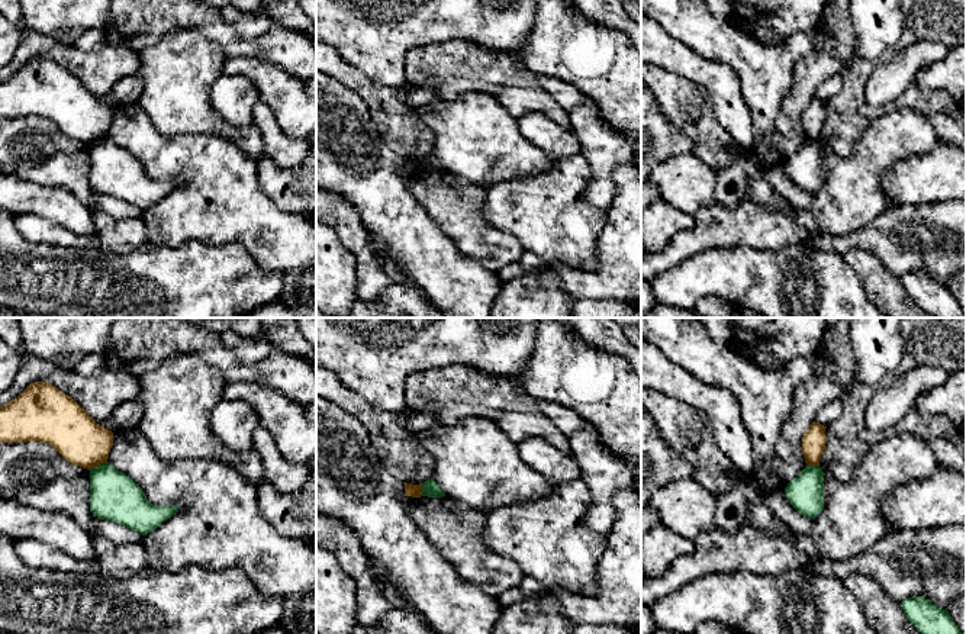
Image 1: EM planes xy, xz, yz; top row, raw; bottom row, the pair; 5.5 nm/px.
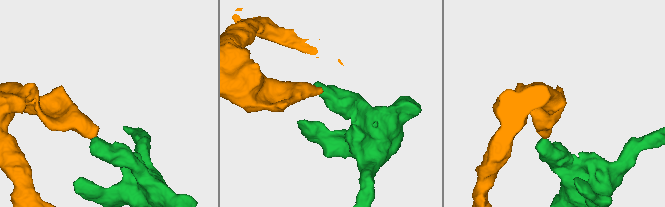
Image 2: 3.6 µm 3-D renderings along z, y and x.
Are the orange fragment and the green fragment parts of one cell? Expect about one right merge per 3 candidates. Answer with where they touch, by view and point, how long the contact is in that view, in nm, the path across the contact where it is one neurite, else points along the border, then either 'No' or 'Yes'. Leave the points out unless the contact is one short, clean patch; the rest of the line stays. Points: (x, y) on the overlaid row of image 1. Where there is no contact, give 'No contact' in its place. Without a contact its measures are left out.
Touches orange at xy (97, 464). Shared border 110 nm. Boundary: xy (106, 460), (90, 470). No

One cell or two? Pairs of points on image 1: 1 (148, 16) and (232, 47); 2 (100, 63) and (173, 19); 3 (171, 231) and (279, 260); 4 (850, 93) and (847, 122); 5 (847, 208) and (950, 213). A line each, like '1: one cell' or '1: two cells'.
1: one cell
2: two cells
3: one cell
4: one cell
5: two cells

